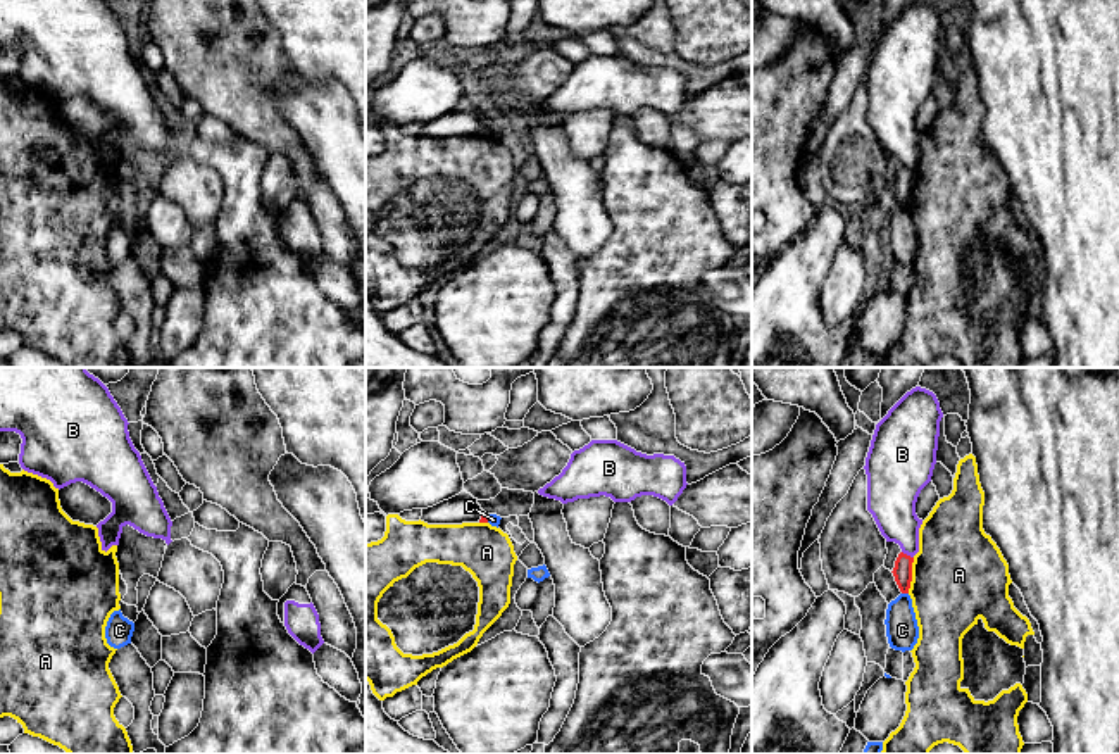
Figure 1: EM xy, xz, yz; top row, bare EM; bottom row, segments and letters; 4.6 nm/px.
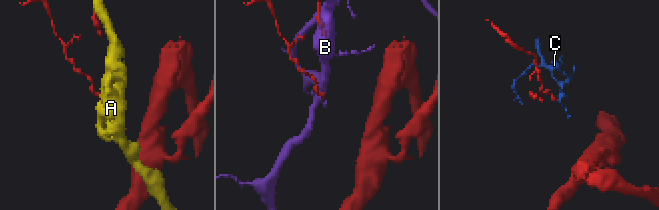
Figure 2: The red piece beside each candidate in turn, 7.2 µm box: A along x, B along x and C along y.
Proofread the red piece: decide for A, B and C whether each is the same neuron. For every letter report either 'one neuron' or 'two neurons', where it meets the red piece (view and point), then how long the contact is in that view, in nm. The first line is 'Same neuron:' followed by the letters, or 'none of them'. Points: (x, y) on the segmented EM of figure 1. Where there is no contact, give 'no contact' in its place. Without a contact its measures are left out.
Same neuron: none of them
A: two neurons; contact yz (911, 575); length 170 nm
B: two neurons; contact yz (906, 554); length 70 nm
C: two neurons; contact yz (906, 592); length 30 nm

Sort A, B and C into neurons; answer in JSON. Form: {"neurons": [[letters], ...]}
{"neurons": [["A"], ["B"], ["C"]]}

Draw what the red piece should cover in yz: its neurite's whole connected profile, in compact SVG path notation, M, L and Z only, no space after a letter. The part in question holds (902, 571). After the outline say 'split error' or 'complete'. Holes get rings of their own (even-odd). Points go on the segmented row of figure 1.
M900 552L895 561L895 568L891 573L902 594L909 594L910 581L912 581L912 562L914 562L914 557L903 552Z; complete

